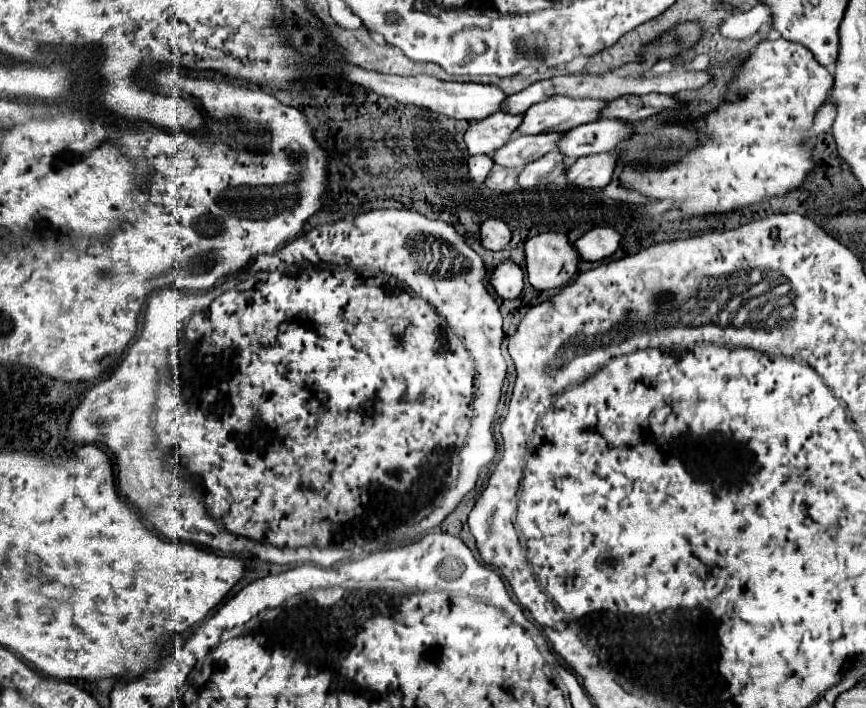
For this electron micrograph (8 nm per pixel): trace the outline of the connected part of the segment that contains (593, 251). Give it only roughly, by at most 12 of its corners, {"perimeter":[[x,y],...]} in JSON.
{"perimeter":[[596,227],[574,243],[580,259],[602,261],[614,255],[620,233]]}

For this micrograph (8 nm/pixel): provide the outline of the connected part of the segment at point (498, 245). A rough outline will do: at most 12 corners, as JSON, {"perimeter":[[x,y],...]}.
{"perimeter":[[500,219],[480,225],[480,241],[500,251],[510,241],[510,229]]}

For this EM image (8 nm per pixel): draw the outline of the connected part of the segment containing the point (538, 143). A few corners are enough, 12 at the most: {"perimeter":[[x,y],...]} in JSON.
{"perimeter":[[562,133],[516,135],[492,159],[522,169],[556,149]]}

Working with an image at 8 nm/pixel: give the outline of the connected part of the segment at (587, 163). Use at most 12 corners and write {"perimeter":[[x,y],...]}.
{"perimeter":[[624,151],[576,159],[566,177],[578,187],[602,189]]}

